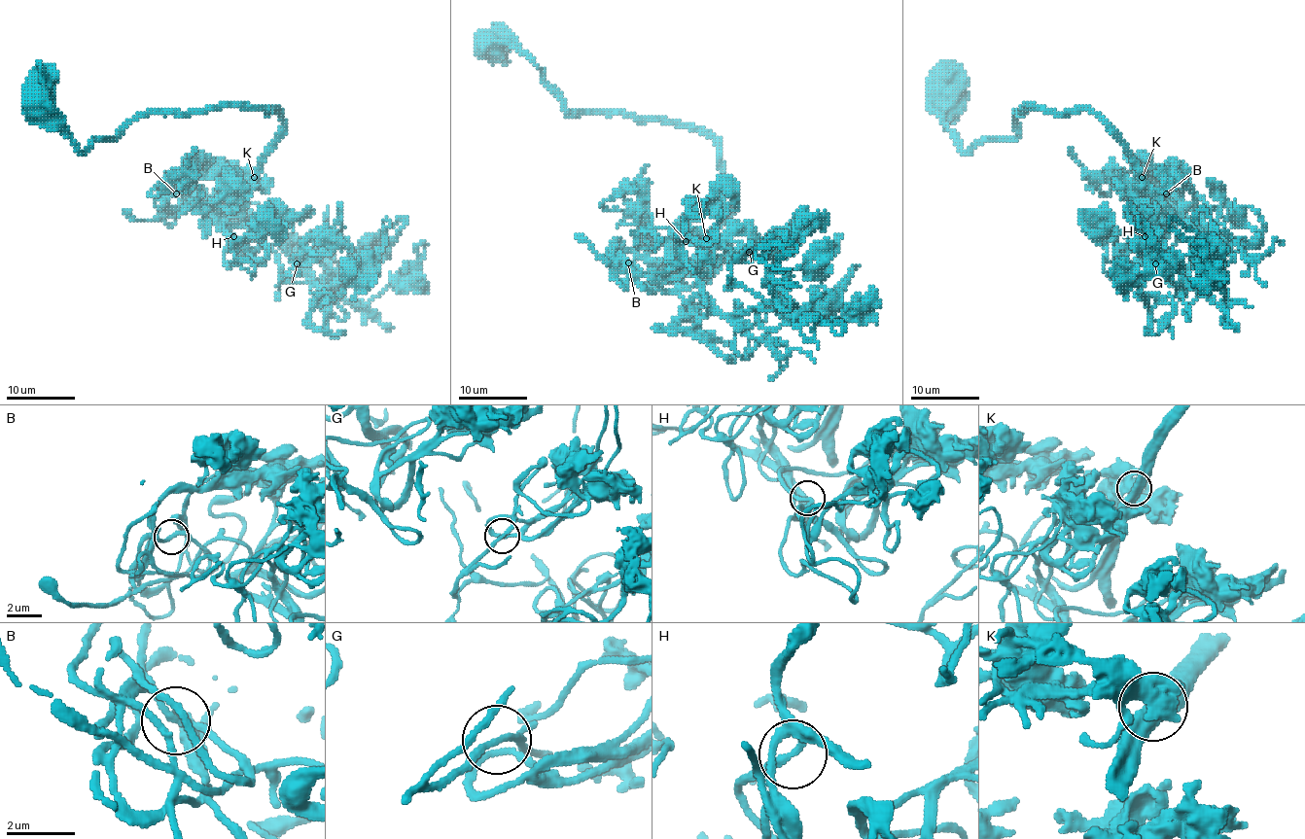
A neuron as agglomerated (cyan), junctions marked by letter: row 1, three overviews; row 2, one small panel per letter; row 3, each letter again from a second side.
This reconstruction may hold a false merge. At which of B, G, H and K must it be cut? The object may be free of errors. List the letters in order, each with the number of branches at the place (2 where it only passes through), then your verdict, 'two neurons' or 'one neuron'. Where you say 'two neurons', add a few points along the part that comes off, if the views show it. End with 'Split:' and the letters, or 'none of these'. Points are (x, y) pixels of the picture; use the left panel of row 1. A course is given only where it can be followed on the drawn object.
B: 2 | one neuron
G: 2 | one neuron
H: 2 | one neuron
K: 2 | one neuron
Split: none of these

